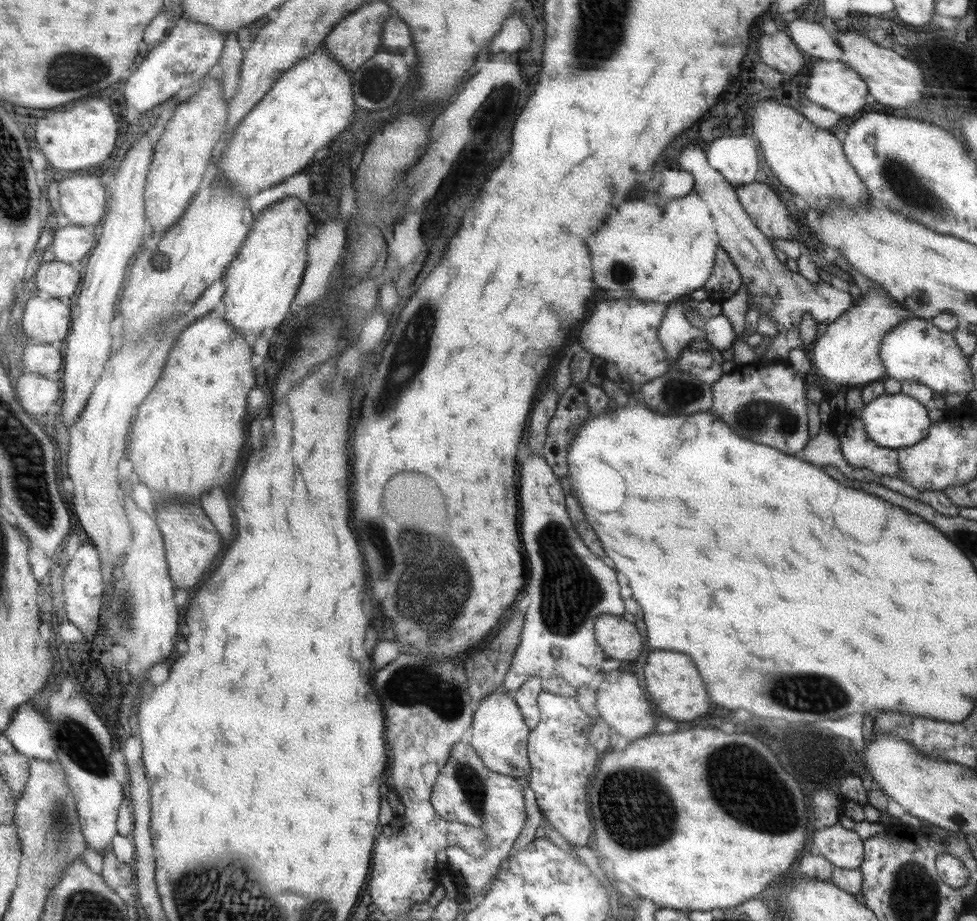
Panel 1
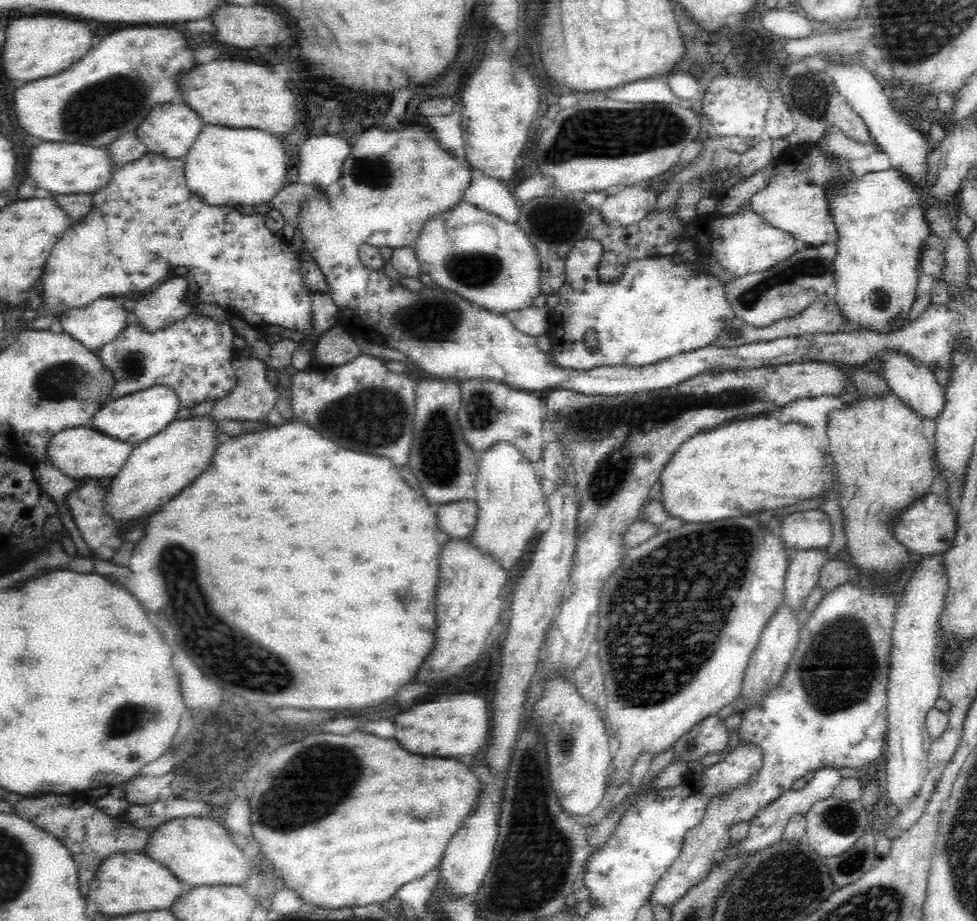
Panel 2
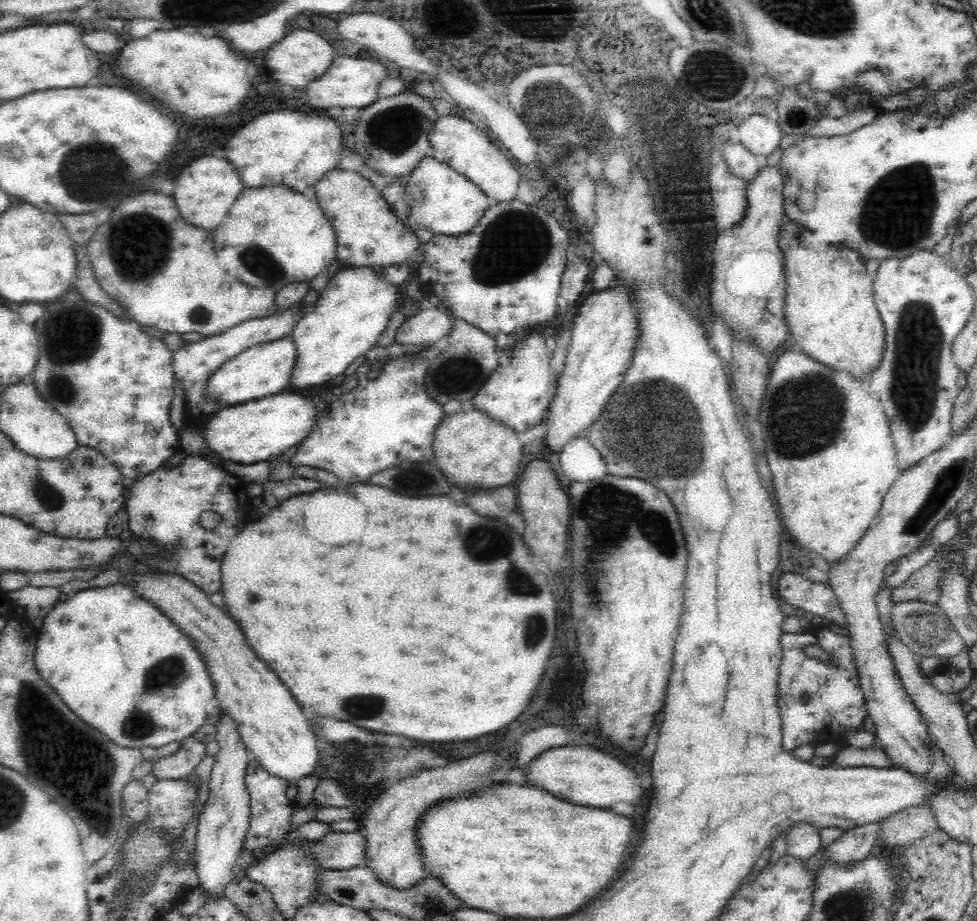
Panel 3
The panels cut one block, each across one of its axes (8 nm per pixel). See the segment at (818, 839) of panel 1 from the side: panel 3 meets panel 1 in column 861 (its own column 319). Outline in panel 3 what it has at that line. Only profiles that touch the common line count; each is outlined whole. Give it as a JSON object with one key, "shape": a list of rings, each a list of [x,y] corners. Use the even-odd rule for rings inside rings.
{"shape":[[[360,832],[354,834],[330,834],[318,840],[318,846],[310,852],[316,862],[324,864],[328,870],[348,870],[358,868],[366,860],[366,838]]]}

